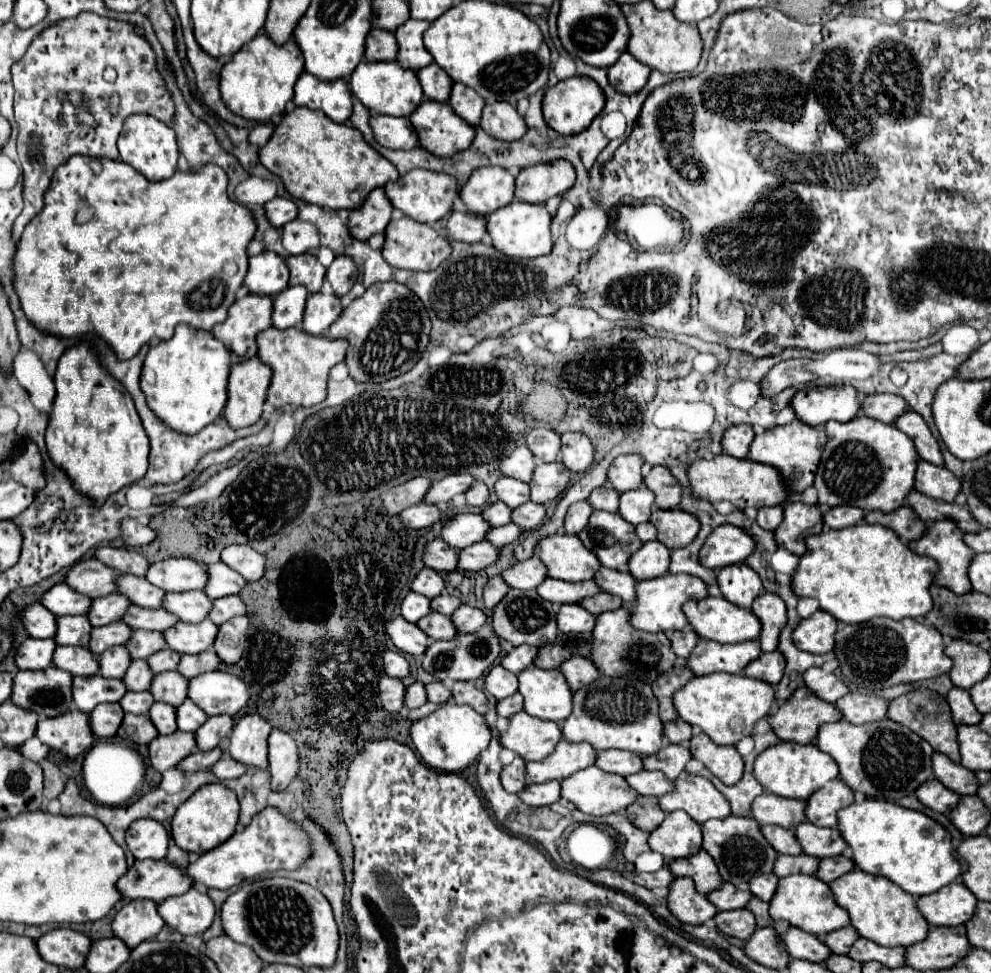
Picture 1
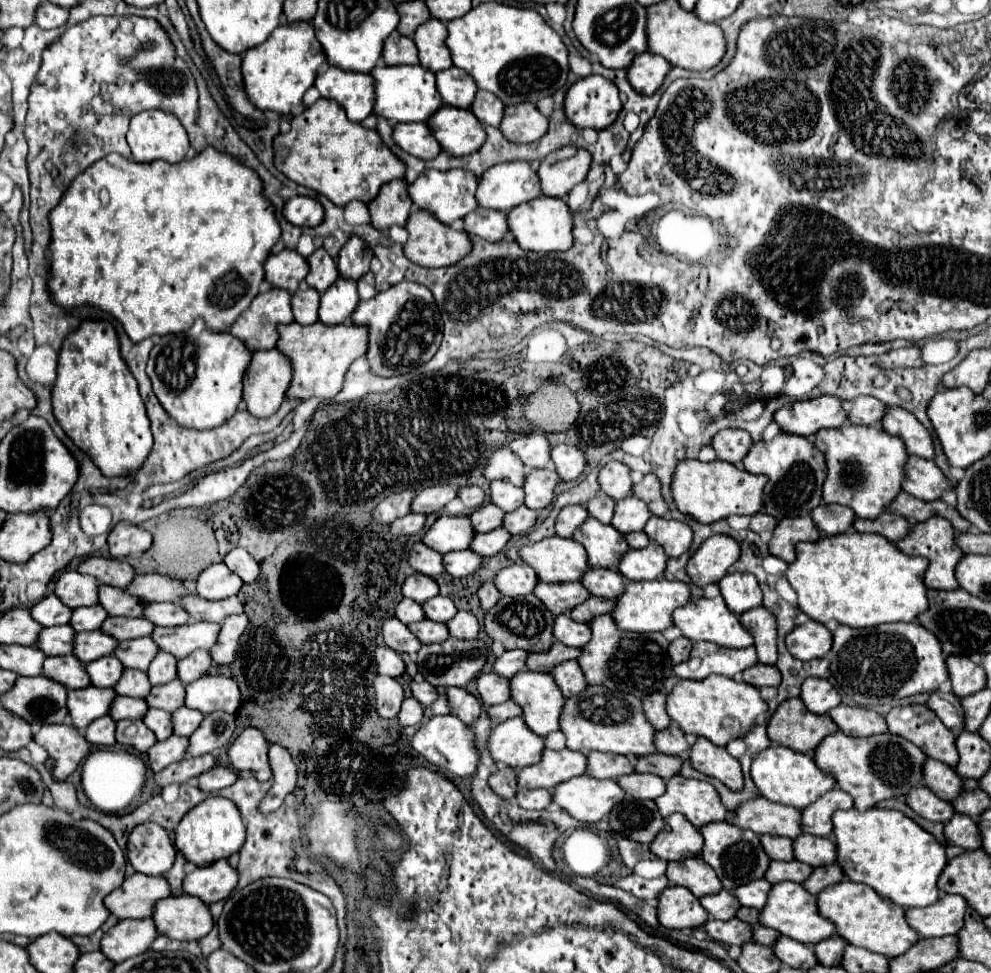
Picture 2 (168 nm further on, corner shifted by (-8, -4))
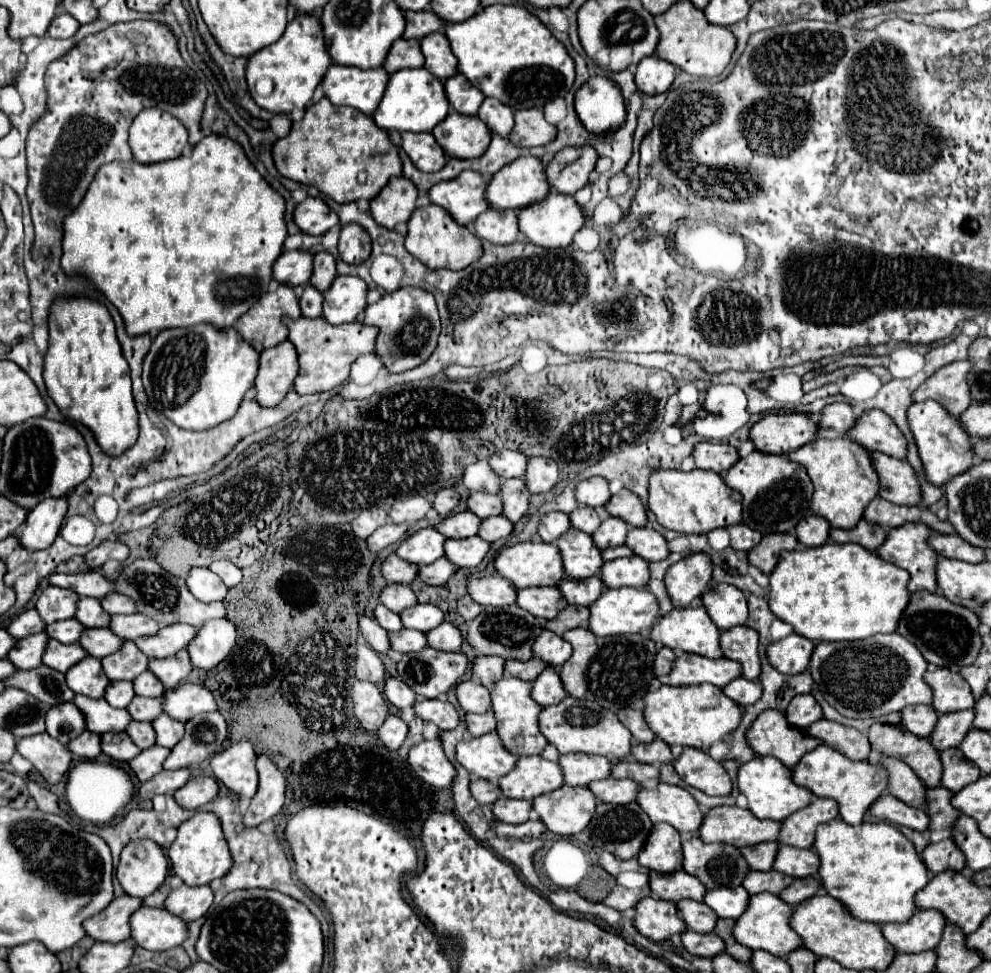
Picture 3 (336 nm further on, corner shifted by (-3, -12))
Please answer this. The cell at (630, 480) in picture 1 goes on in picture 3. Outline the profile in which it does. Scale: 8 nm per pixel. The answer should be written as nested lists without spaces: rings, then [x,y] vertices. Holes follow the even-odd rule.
[[[603,477],[585,479],[575,487],[575,499],[579,505],[589,505],[593,509],[599,509],[607,503],[609,497],[611,497],[611,493],[609,493],[607,481]]]

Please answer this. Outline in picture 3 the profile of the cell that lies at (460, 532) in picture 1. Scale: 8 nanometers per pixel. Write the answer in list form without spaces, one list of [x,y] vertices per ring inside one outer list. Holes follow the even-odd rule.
[[[433,527],[419,529],[417,533],[409,535],[395,551],[401,559],[415,563],[415,565],[429,565],[435,559],[443,557],[443,541],[445,537],[437,533]]]

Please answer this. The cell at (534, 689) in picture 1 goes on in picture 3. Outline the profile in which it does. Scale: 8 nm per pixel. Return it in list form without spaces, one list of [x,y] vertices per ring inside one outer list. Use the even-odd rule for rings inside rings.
[[[515,677],[499,679],[499,683],[495,683],[495,687],[491,689],[491,711],[495,713],[495,721],[497,721],[495,731],[503,741],[503,747],[507,747],[507,751],[511,751],[517,757],[539,755],[547,745],[547,739],[541,735],[537,723],[537,715],[541,707],[531,699],[529,691],[531,691],[531,683]]]

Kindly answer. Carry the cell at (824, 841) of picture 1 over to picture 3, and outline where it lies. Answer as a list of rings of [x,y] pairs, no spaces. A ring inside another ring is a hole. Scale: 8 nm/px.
[[[781,845],[779,857],[775,857],[773,869],[791,877],[811,877],[819,869],[819,857],[815,857],[813,849],[795,849]]]

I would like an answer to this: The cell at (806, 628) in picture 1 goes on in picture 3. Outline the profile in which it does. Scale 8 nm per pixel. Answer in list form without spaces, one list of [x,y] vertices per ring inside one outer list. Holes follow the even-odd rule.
[[[793,633],[785,639],[779,639],[767,645],[767,661],[783,675],[803,673],[811,659],[813,647],[815,643]]]

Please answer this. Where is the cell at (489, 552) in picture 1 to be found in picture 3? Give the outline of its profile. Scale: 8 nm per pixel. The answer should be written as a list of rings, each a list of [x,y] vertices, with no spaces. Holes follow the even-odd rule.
[[[441,557],[435,563],[419,567],[417,579],[421,579],[427,585],[443,585],[443,583],[447,583],[451,579],[451,575],[455,571],[457,571],[457,567],[453,567],[445,557]]]

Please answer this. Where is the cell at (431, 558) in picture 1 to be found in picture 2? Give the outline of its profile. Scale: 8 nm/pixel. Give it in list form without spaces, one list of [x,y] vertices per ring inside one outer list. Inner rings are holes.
[[[414,543],[408,555],[408,563],[418,573],[424,573],[428,577],[440,577],[446,573],[442,567],[442,555],[438,551],[432,551],[430,547],[424,547],[424,543]]]

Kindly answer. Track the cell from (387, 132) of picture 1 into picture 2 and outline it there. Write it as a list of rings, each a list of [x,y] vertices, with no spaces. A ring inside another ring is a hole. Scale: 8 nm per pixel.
[[[398,123],[392,133],[394,143],[418,159],[434,159],[440,145],[426,123]]]

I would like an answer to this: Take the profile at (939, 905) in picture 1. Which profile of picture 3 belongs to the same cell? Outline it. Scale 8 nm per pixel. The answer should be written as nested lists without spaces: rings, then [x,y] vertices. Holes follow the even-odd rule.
[[[915,911],[907,923],[883,923],[883,937],[903,953],[921,953],[935,949],[941,939],[945,919],[939,911]]]

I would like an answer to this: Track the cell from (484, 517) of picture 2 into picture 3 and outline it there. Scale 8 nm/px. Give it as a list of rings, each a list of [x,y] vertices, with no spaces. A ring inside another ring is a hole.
[[[461,511],[461,513],[453,513],[447,519],[443,519],[441,523],[435,525],[435,529],[445,535],[445,537],[453,537],[453,539],[463,539],[463,537],[473,537],[477,535],[477,527],[479,527],[481,519],[471,513],[471,511]]]

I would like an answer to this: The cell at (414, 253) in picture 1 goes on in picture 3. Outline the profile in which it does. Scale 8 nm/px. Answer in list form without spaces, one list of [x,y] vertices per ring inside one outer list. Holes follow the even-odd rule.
[[[425,205],[419,207],[411,219],[409,219],[409,231],[405,237],[405,249],[419,259],[421,263],[425,263],[431,269],[463,269],[471,263],[475,263],[479,259],[479,255],[483,255],[483,245],[481,239],[477,235],[473,235],[467,227],[455,223],[451,219],[451,215],[447,211],[443,211],[443,207],[439,205]]]

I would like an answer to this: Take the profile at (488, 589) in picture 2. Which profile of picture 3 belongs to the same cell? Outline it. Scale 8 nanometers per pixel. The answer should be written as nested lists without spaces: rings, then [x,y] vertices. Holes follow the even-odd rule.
[[[467,595],[457,601],[457,613],[459,613],[467,623],[473,621],[481,611],[483,611],[483,605],[475,603],[473,599],[467,599]]]

